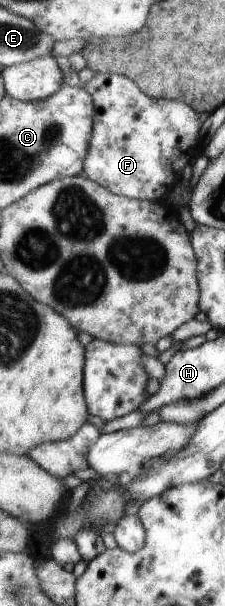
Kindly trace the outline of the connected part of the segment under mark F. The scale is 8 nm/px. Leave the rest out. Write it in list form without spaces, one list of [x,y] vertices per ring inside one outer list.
[[[97,72],[84,85],[85,91],[94,98],[95,115],[90,151],[86,155],[83,173],[87,179],[106,187],[115,195],[137,198],[147,201],[163,201],[167,193],[173,191],[173,185],[181,179],[181,167],[193,161],[191,153],[204,151],[207,142],[197,139],[201,129],[200,113],[194,108],[177,100],[151,98],[131,78],[121,74]]]

